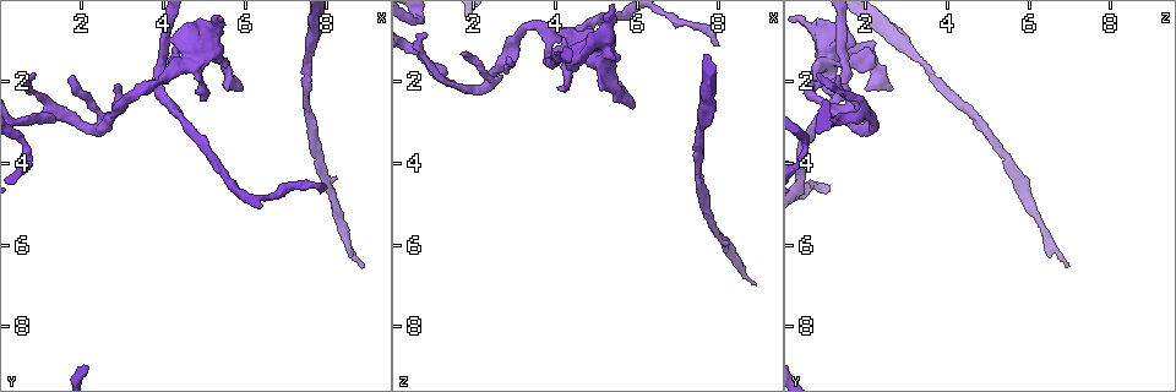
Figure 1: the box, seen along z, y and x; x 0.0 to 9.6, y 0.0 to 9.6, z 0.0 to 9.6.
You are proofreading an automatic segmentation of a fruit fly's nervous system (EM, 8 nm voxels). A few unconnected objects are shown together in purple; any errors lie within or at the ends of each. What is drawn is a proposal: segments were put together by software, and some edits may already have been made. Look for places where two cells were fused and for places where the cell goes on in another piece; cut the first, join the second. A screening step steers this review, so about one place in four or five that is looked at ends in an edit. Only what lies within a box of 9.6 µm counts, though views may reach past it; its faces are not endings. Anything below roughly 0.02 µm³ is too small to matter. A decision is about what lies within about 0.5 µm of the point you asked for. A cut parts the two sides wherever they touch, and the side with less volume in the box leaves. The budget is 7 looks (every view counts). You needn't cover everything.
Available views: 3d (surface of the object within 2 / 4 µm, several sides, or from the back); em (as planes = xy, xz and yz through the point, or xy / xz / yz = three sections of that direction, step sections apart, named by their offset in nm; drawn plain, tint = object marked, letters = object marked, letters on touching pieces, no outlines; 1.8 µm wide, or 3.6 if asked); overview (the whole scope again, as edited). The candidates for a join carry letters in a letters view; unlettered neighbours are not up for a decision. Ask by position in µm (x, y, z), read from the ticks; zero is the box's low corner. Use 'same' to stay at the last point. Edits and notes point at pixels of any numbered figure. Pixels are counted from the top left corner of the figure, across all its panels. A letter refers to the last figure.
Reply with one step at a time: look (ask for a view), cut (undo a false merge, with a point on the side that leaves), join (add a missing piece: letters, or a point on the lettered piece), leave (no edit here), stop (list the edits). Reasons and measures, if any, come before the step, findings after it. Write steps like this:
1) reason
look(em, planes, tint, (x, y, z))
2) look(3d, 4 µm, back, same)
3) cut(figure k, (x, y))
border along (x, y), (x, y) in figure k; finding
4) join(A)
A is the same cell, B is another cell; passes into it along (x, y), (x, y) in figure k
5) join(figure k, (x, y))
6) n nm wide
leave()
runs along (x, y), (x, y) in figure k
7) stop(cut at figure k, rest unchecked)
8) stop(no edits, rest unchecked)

free end
look(3d, 4 µm, (1.75, 1.85, 1.30))

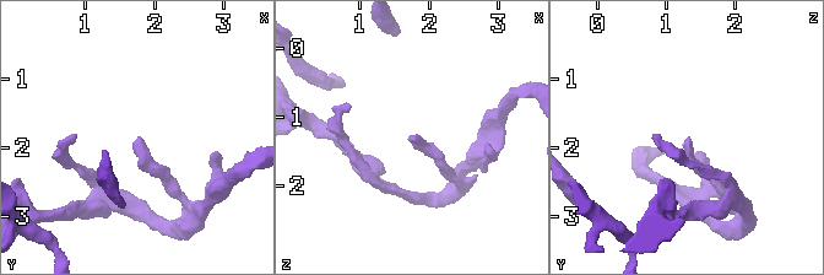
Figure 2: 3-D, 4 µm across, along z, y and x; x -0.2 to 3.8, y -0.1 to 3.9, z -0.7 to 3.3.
look(em, xy, step 8, letters, (1.75, 1.80, 1.35))

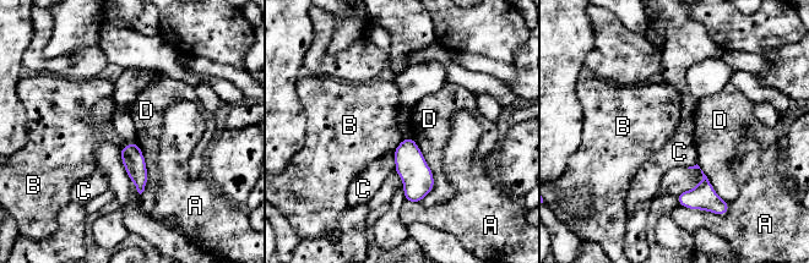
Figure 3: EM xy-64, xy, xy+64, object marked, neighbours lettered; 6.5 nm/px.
120 nm wide
leave()
A, B, C and D are other cells; border along (403, 138), (392, 149) in figure 3; no lettered piece goes on from it

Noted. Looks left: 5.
arms run side by side
look(3d, 4 µm, (4.85, 1.25, 1.15))

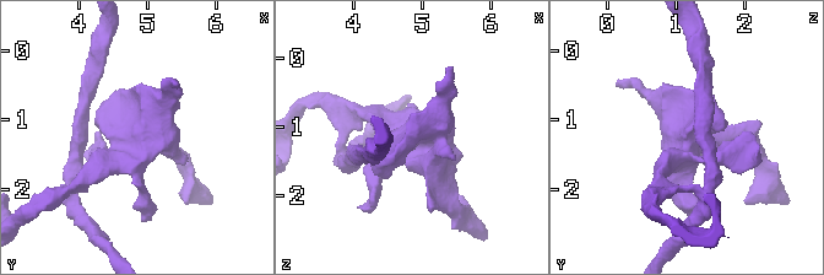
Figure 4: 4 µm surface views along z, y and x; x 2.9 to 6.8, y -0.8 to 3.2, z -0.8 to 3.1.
look(em, 3.6 µm, planes, letters, (4.80, 1.25, 1.15))

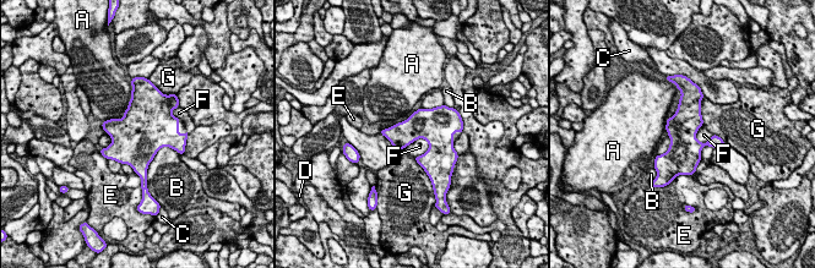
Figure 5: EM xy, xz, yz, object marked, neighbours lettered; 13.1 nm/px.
leave()
A, B, C, D, E, F and G are other cells; border along (702, 124), (701, 158) in figure 5; continuous, no second cell

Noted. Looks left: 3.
free end
look(3d, 2 µm, back, (7.80, 4.75, 1.10))

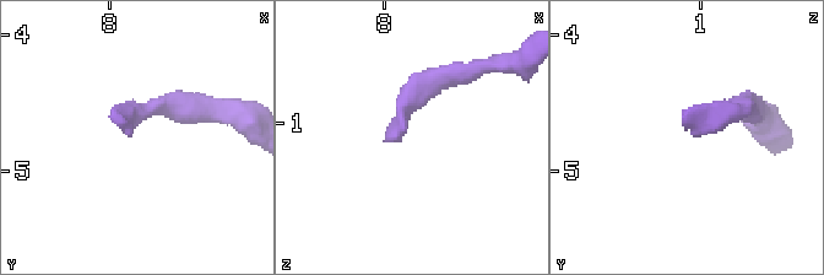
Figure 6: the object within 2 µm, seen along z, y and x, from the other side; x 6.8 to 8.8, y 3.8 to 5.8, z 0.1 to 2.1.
look(em, planes, letters, (7.86, 4.72, 1.10))

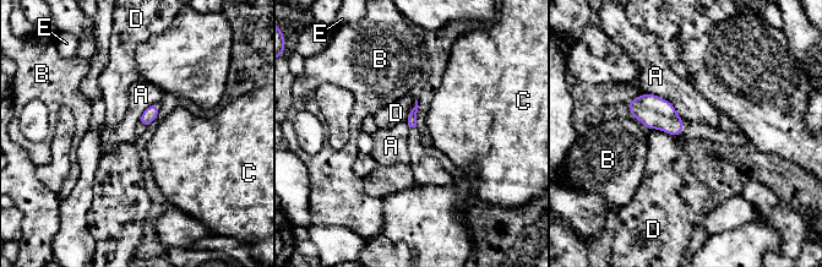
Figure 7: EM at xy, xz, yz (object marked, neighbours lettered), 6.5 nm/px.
leave()
A, B, C, D and E are other cells; border along (644, 92), (665, 98), (685, 121) in figure 7; none of them fits

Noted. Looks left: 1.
stop(no edits, rest unchecked)

